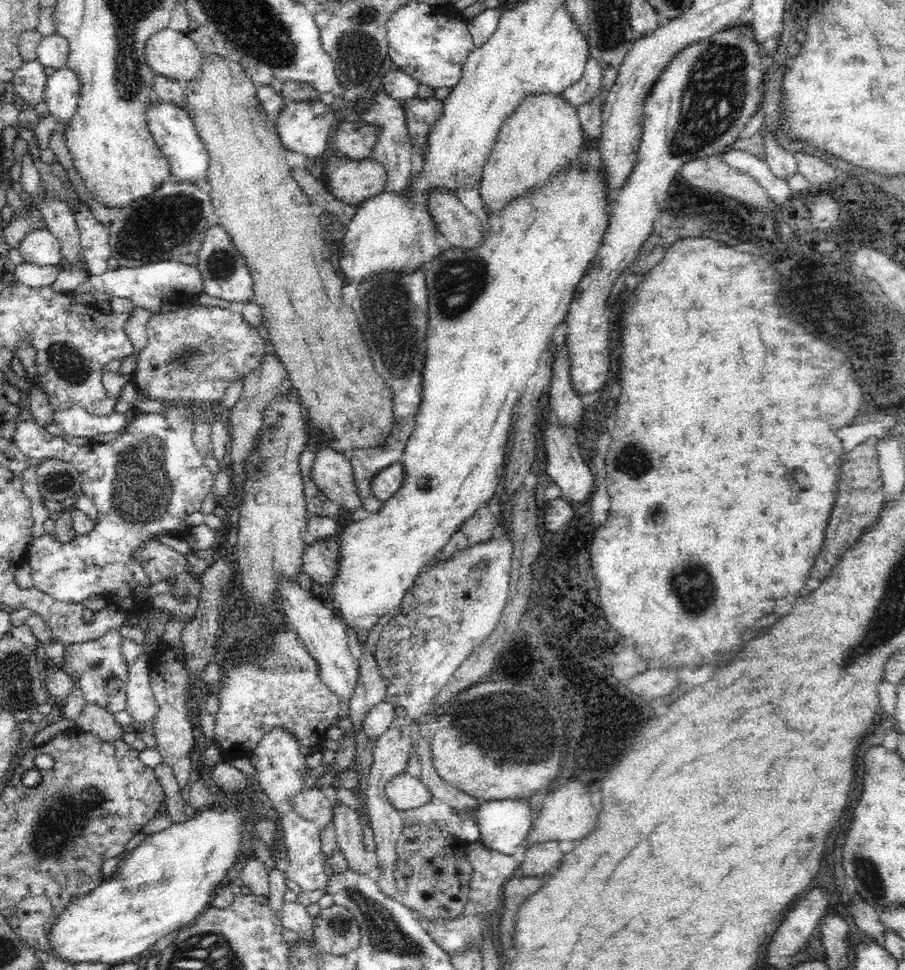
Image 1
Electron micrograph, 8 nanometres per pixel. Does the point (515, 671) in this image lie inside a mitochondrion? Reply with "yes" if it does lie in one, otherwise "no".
no

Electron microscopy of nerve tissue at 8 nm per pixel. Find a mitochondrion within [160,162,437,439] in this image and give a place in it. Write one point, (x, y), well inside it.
(392, 328)

